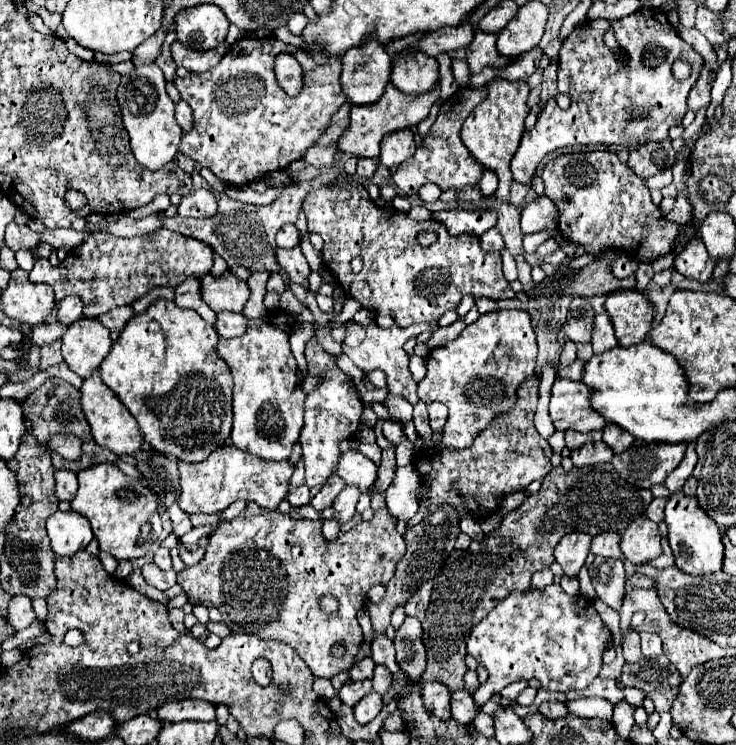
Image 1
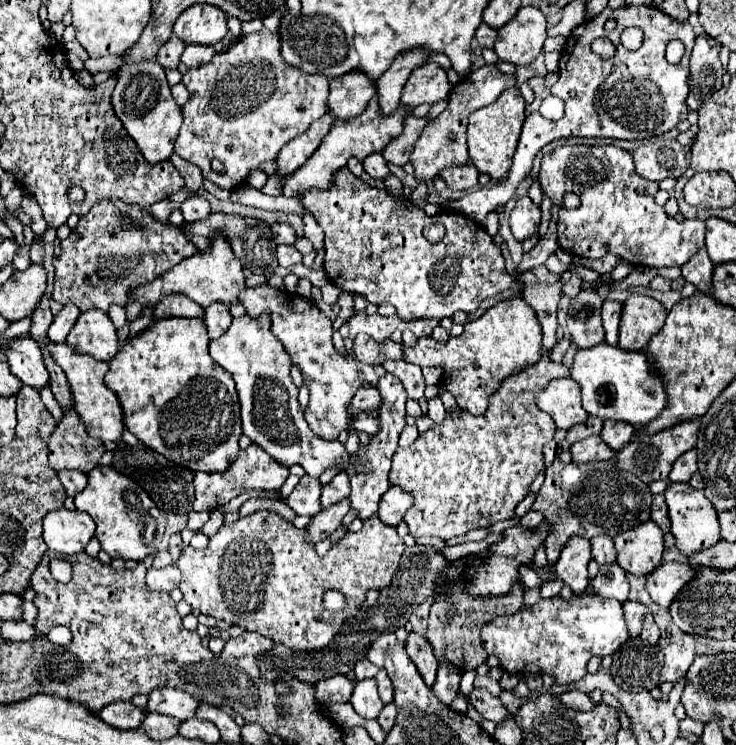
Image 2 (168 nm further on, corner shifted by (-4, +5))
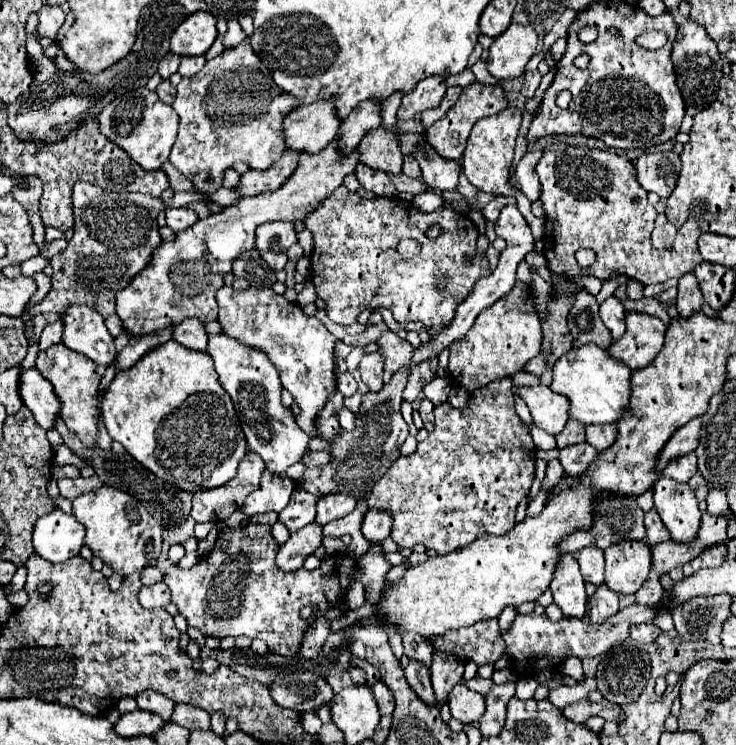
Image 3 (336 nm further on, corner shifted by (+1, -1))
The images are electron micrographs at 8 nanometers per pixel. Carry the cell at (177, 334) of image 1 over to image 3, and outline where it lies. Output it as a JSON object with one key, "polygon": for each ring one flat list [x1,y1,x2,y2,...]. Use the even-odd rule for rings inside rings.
{"polygon":[[174,339,146,353,134,367,118,371,108,389,102,393,100,413,114,441,122,443,126,451,146,469,154,471,160,479,174,483,178,489,200,491,220,487,236,475,236,467,246,455,246,437,240,429,232,399,218,381,210,355,182,347]]}

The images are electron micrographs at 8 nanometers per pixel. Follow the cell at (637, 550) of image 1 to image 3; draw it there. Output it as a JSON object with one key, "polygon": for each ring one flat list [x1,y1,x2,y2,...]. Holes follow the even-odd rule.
{"polygon":[[622,541,604,549,606,579,604,583,618,593,636,593,648,579,652,551,646,541]]}

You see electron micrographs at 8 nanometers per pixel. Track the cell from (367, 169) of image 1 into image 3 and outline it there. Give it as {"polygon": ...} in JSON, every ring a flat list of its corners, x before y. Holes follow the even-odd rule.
{"polygon":[[360,163,354,173,356,173,360,185,362,185,366,191,372,191,374,195,380,195,380,197,392,197,392,195,396,195,396,187,394,187,394,183,390,181,388,173,370,169,370,167,364,165,364,163]]}

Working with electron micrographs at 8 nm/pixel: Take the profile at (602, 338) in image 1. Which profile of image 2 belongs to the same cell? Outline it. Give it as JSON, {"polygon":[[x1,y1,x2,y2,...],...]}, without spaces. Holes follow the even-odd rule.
{"polygon":[[603,301,603,327,605,327,605,341,609,345,617,345,619,335,619,319,621,319,623,305,619,301]]}

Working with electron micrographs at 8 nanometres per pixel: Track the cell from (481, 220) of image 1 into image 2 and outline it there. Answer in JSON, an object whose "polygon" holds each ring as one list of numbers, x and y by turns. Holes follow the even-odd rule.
{"polygon":[[621,7,621,9,603,9,597,19,585,21,571,31,567,37,567,45,561,51,559,59,559,81,551,87,551,95,557,95,565,101,565,115,559,121,549,121,541,117,541,113,531,113,521,131,521,139,517,145,517,153,513,157,513,167,509,177,495,185,485,185,463,199,451,201,449,209,457,211,477,223,481,223,489,211,495,211,499,205,505,205,519,181,523,181,529,171,531,163,547,143,561,139,561,137,611,137,611,139,647,139,653,135,667,133,677,127,679,121,687,119,687,77,689,77,689,57,695,43,695,33,689,23,677,23,667,13,657,7],[607,19,617,21,615,31,605,31,603,25],[627,27,639,27,643,31,643,45,639,51,629,51,621,45,619,35],[593,39,609,39,615,45,615,55,603,59,591,51],[671,39,679,39,685,45,685,55,679,65,669,65,665,61,665,45],[641,83,653,85,641,85],[575,91,575,97,571,97]]}

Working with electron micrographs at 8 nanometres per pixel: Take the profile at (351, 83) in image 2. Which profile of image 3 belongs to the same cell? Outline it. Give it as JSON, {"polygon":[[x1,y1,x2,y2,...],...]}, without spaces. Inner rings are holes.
{"polygon":[[334,97,300,105,284,119,286,145,288,149,318,153,338,135,340,125,342,119,338,117]]}

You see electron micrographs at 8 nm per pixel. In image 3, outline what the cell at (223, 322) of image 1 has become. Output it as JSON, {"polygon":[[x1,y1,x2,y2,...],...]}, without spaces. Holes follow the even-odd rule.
{"polygon":[[184,319,182,323,178,323,174,327,174,335,172,335,180,345,190,347,190,349,198,349,198,351,206,351,208,345,208,333,204,329,204,323,200,319]]}

